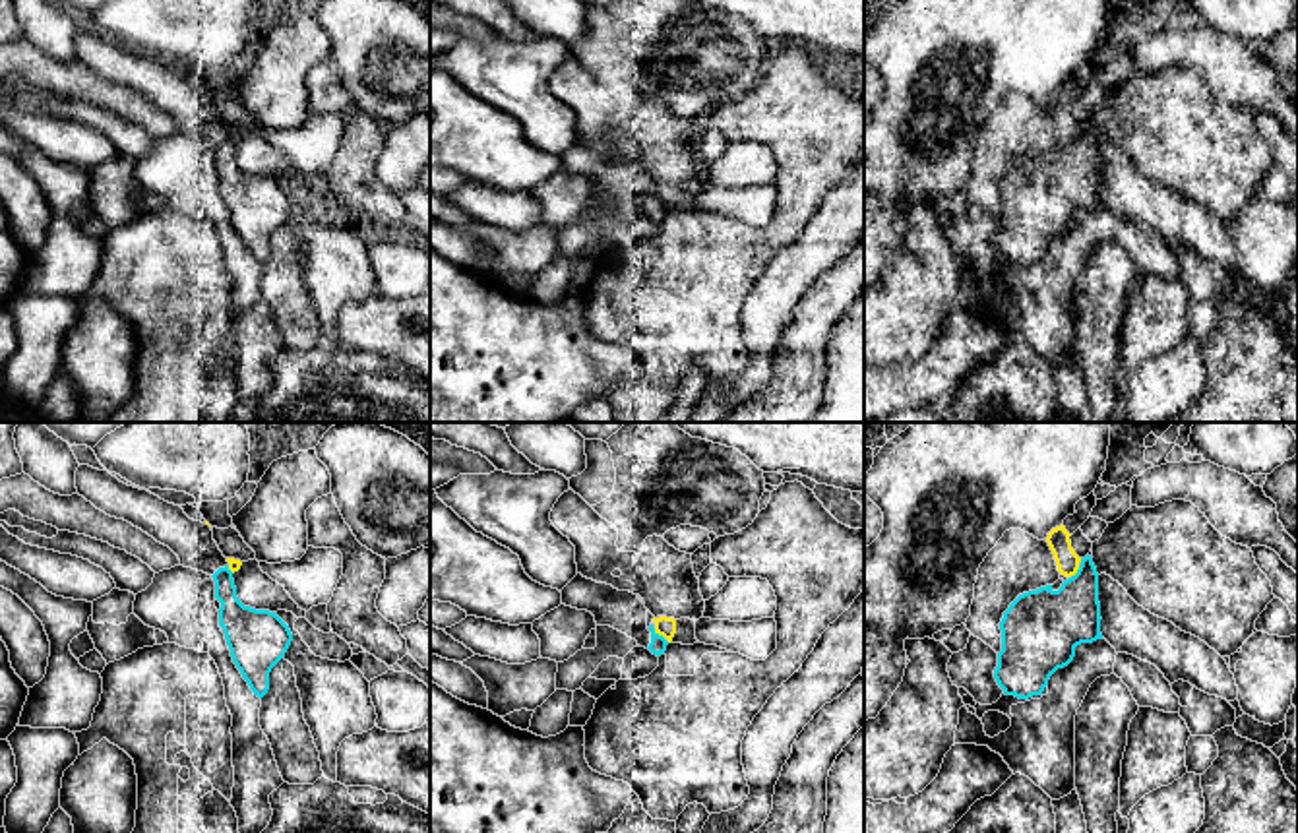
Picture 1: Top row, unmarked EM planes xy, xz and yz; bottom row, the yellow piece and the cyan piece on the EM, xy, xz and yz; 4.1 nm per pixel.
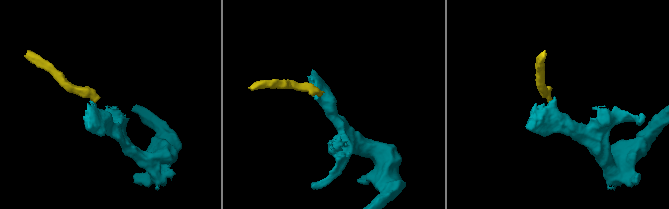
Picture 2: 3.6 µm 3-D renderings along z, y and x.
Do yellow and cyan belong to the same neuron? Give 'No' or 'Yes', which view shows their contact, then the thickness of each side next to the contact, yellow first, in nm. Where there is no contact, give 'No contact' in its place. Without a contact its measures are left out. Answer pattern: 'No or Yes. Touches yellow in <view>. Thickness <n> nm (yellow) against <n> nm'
No. Touches yellow in xz. Thickness 80 nm (yellow) against 70 nm

